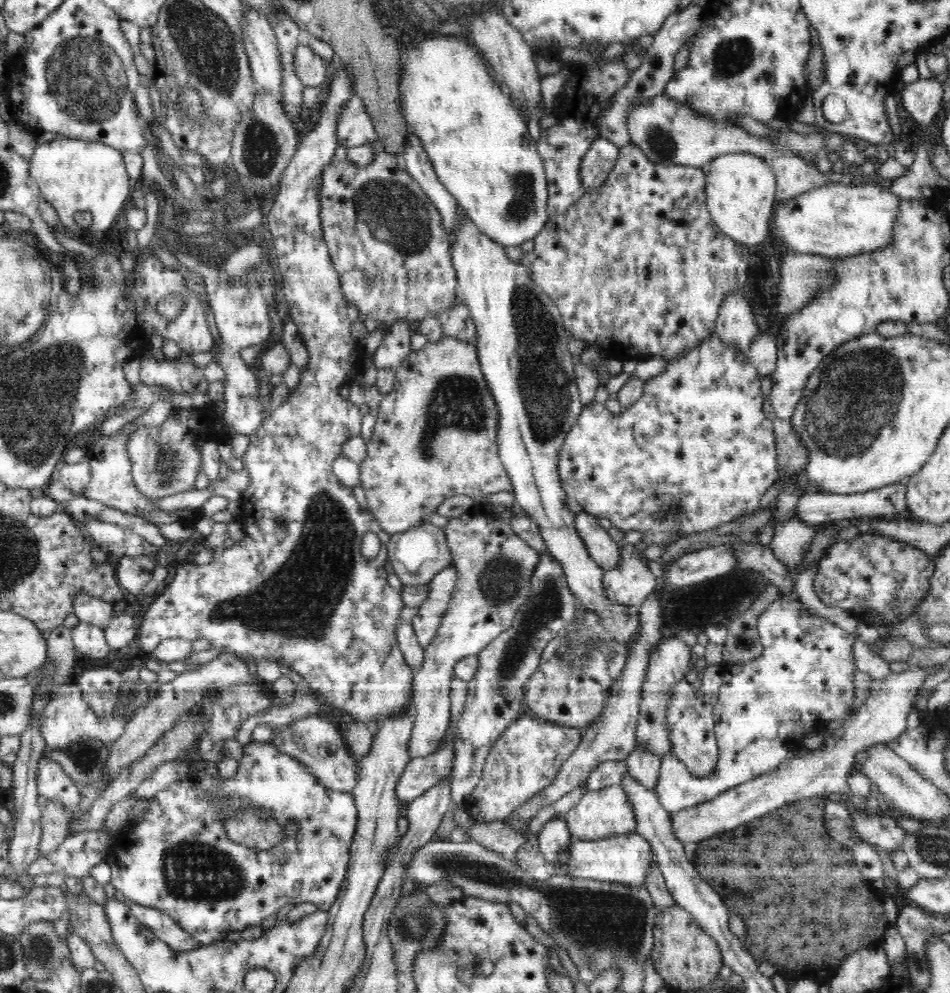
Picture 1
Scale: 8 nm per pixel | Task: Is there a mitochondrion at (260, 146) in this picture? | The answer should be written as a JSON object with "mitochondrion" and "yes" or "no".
{"mitochondrion":"yes"}

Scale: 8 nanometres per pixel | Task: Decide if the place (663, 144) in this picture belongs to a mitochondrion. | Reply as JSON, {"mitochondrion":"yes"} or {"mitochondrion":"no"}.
{"mitochondrion":"yes"}

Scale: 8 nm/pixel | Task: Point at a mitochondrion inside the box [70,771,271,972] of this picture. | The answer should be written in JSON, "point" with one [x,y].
{"point":[189,869]}

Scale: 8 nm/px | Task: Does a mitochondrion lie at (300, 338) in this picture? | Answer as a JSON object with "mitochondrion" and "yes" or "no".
{"mitochondrion":"no"}

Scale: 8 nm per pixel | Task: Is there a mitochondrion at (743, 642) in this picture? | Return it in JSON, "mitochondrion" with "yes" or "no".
{"mitochondrion":"no"}

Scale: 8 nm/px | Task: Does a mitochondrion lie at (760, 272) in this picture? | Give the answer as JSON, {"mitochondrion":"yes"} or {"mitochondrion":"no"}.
{"mitochondrion":"no"}

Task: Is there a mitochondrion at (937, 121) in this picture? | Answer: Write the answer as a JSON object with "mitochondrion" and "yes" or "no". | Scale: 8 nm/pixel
{"mitochondrion":"no"}

